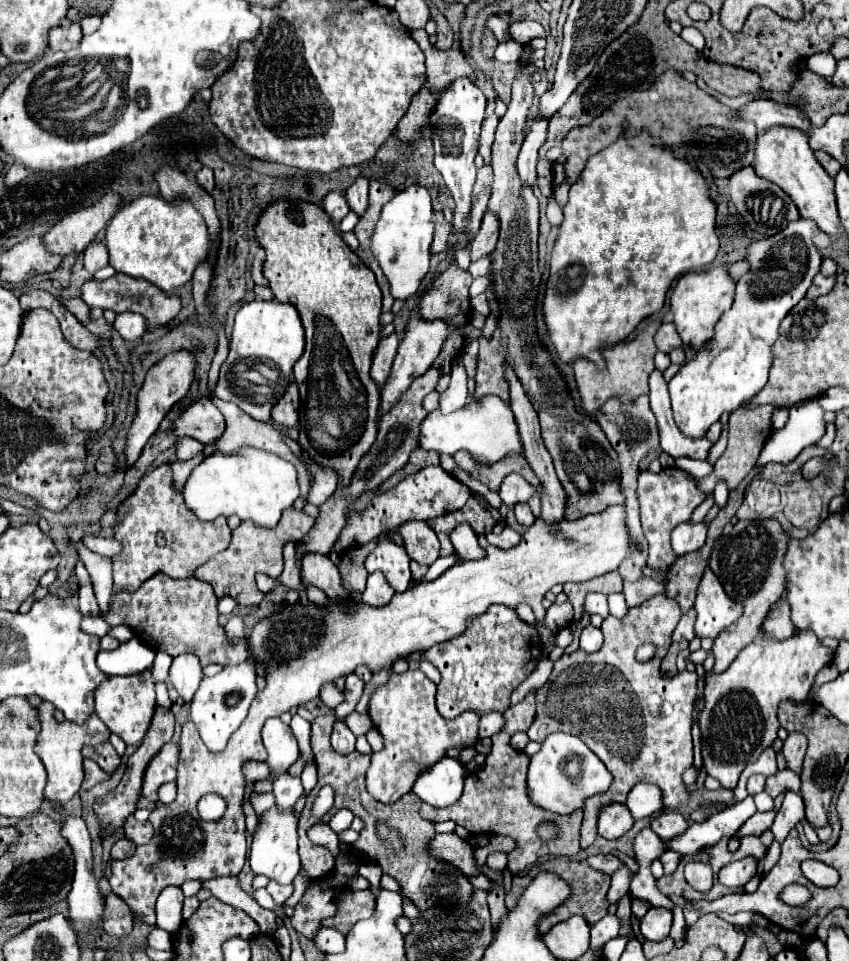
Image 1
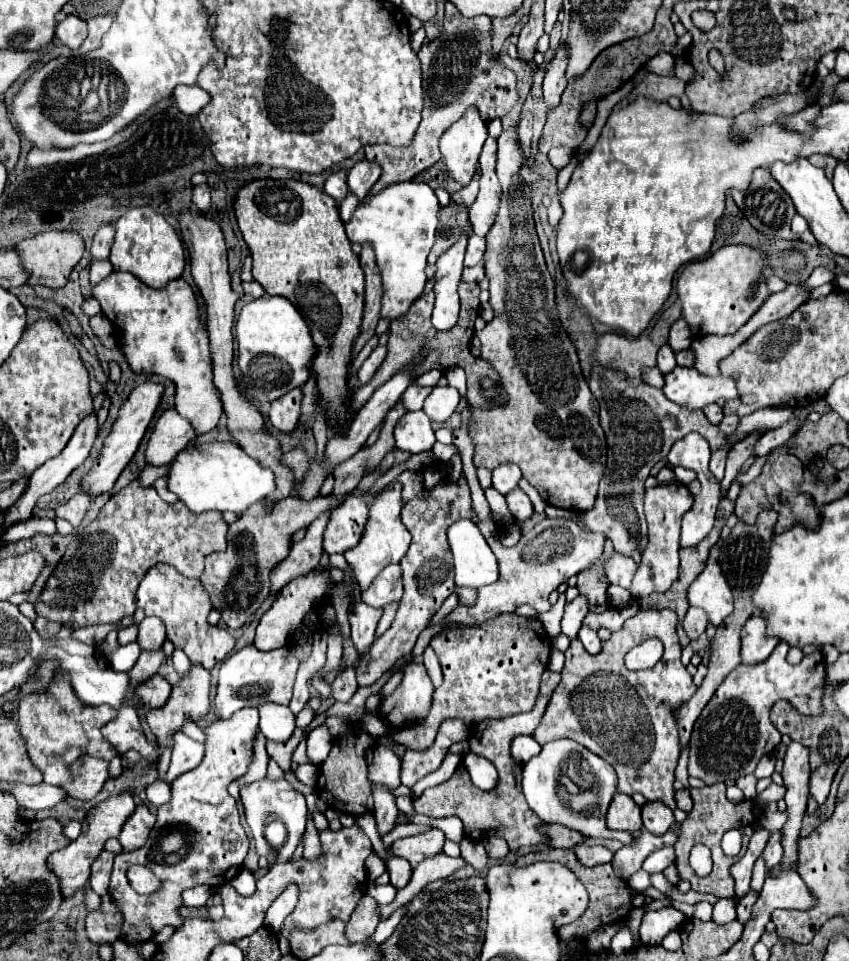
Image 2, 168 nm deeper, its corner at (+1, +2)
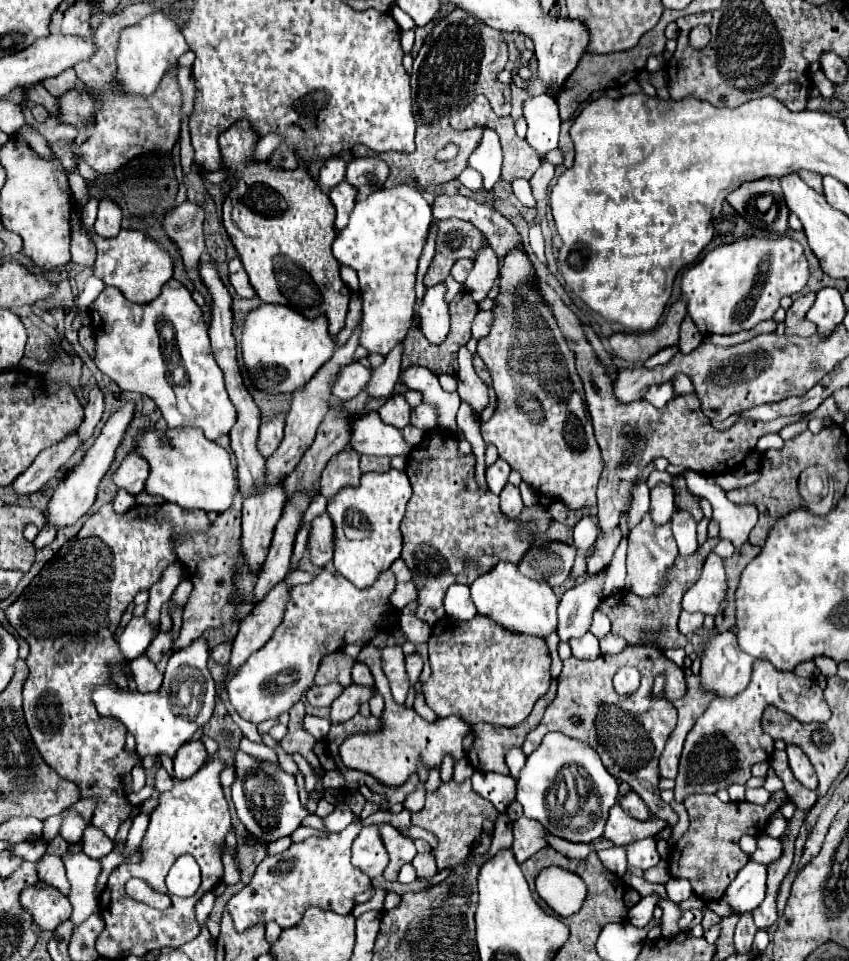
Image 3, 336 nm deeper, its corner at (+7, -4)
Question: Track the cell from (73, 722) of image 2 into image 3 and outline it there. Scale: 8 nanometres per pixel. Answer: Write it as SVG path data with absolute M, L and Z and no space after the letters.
M170 502L160 504L160 506L134 506L134 508L130 508L130 510L124 512L124 514L114 512L114 506L112 506L112 504L104 504L96 514L92 514L92 516L84 522L84 526L80 528L80 532L78 532L74 538L70 538L70 540L54 554L54 558L42 568L42 572L26 586L26 590L22 592L22 596L20 596L12 606L6 608L6 616L8 616L10 624L12 624L12 626L16 628L16 632L18 632L22 638L26 638L26 642L30 644L30 654L28 654L28 658L26 658L26 664L28 664L28 668L30 668L30 674L28 674L28 678L26 678L22 698L24 698L24 716L26 716L28 730L30 730L30 734L32 734L32 742L34 742L36 750L40 752L40 756L46 760L46 764L48 764L50 768L54 768L60 776L64 776L64 778L68 778L70 781L75 781L80 788L82 798L94 798L96 800L96 808L92 815L91 824L98 826L98 828L114 842L114 850L112 850L108 856L104 856L104 858L100 860L102 872L100 872L100 876L98 876L98 880L96 880L96 896L102 894L102 890L104 890L104 886L106 886L106 880L108 880L110 872L112 872L116 866L120 866L122 862L132 862L132 864L140 862L140 850L136 850L134 854L128 854L128 856L126 856L126 854L124 854L126 842L118 842L118 840L116 840L118 828L120 828L120 826L130 818L130 814L132 814L132 806L128 804L126 794L124 794L124 790L122 790L122 774L130 772L132 766L140 762L140 758L138 758L136 754L126 754L126 752L124 752L124 742L126 742L126 734L128 734L126 726L124 726L120 720L102 718L102 716L96 712L96 708L94 708L94 704L92 704L92 700L90 700L90 688L92 688L94 684L104 684L104 682L110 680L110 674L108 674L108 668L106 668L108 662L122 662L122 664L126 664L126 660L122 660L122 654L118 652L118 644L116 644L116 640L112 638L112 634L114 634L114 628L118 628L120 618L122 618L122 614L126 612L128 604L132 604L132 600L134 600L134 596L136 596L138 592L148 590L152 584L156 584L156 582L162 578L162 572L164 572L170 564L176 564L176 562L178 562L178 556L176 556L176 552L174 552L174 546L176 546L176 540L178 540L182 534L200 534L200 532L208 532L208 528L210 528L210 520L208 520L206 512L186 512L184 508L178 508L176 504L170 504Z

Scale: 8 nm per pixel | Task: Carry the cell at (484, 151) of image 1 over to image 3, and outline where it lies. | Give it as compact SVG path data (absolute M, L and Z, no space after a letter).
M484 238L484 244L474 258L474 268L472 268L470 276L466 278L464 286L468 288L472 298L476 302L480 302L486 298L486 294L494 286L496 278L498 278L498 256L492 250L492 246L488 244L488 240Z

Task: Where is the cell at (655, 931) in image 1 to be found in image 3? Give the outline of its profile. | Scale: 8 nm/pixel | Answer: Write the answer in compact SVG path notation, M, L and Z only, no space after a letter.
M640 900L634 908L630 908L628 920L630 920L634 926L644 928L644 926L648 926L648 922L652 920L652 912L654 912L654 902L652 902L652 900Z

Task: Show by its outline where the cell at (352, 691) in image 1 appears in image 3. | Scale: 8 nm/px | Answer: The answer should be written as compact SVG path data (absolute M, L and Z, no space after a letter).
M332 682L326 686L312 686L306 692L306 698L312 706L330 706L342 694L342 690L344 690L344 686L338 682Z

